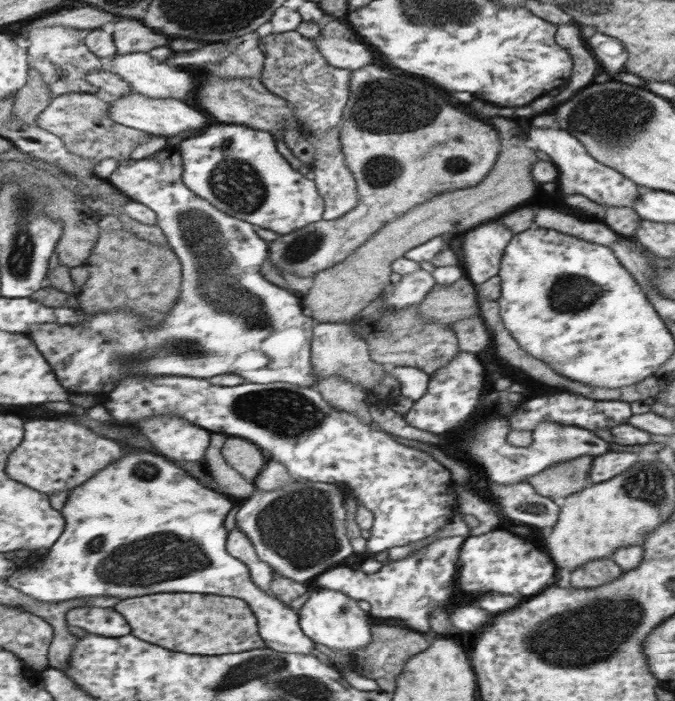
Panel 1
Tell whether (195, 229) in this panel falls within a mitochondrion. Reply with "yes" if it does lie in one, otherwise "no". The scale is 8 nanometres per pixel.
yes

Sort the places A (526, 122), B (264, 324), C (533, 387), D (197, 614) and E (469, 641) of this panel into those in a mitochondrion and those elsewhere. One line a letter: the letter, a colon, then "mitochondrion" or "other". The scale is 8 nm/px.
A: other
B: mitochondrion
C: other
D: other
E: other

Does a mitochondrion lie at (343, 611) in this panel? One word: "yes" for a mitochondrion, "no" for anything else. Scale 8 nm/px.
yes

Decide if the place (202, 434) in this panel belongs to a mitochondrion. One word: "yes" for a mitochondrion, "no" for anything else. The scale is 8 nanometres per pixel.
no

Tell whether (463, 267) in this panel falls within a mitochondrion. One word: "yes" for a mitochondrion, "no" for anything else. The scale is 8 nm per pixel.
no

